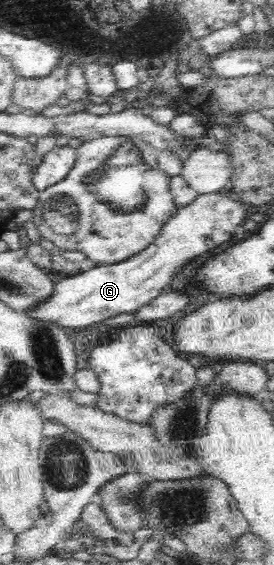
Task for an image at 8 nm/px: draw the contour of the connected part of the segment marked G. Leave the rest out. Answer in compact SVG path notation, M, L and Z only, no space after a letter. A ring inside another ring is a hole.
M226 189L216 192L216 194L199 194L190 206L177 210L151 245L126 260L114 264L98 264L90 270L63 276L63 278L55 277L51 293L44 300L39 300L36 304L33 304L24 313L28 318L76 331L94 326L96 322L102 322L106 318L112 318L112 316L118 316L118 314L132 314L167 289L172 278L187 264L196 260L199 256L204 256L206 252L222 246L232 236L241 233L241 225L244 224L242 220L247 220L248 214L250 214L249 208L236 202Z

